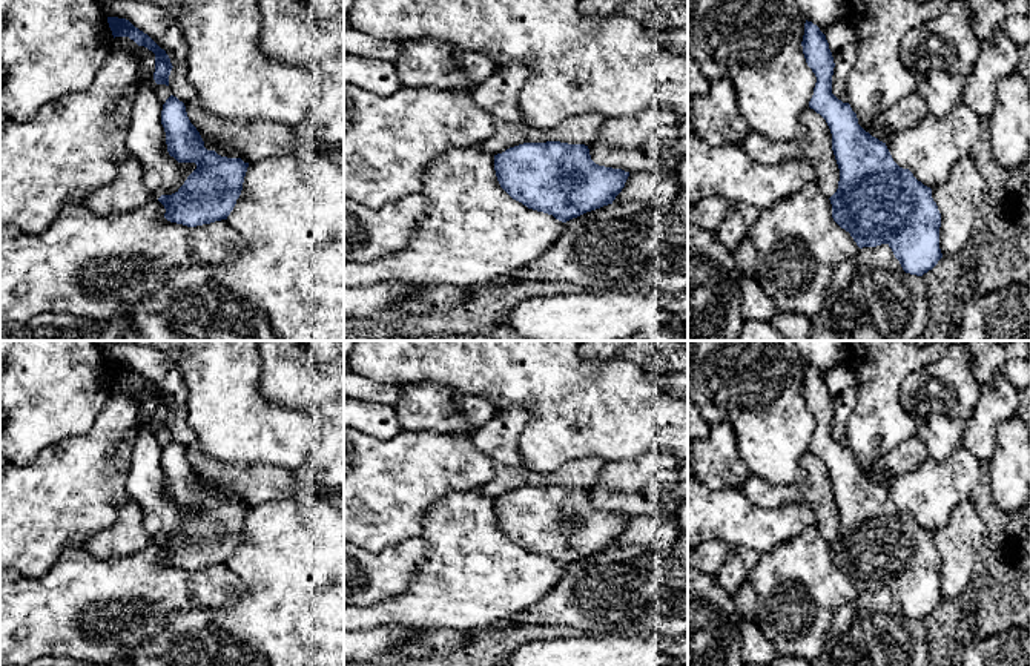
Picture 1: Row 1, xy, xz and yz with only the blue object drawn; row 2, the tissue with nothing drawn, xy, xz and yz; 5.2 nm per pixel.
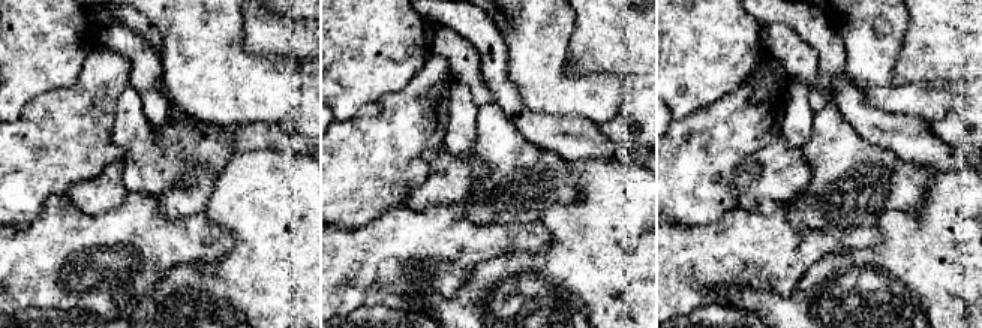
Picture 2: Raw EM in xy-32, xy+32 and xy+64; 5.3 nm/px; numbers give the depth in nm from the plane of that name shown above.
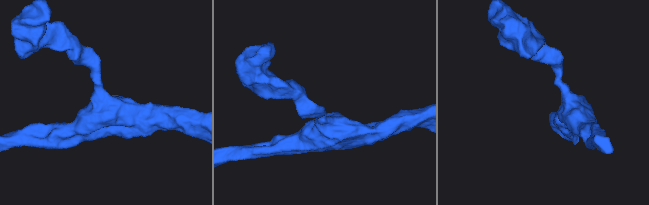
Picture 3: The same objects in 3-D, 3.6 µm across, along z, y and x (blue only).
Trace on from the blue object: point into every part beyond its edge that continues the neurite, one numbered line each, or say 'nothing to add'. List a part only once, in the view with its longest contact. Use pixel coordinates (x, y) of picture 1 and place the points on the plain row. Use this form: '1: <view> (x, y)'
nothing to add

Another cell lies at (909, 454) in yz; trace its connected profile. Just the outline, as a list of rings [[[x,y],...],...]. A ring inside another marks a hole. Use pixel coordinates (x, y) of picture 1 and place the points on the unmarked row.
[[[915,434],[910,439],[901,442],[895,450],[880,457],[873,463],[876,473],[886,473],[887,476],[898,476],[918,468],[927,459],[924,442]]]

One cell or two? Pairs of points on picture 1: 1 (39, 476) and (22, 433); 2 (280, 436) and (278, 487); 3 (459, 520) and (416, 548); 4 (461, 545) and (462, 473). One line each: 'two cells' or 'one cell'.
1: two cells
2: two cells
3: two cells
4: two cells

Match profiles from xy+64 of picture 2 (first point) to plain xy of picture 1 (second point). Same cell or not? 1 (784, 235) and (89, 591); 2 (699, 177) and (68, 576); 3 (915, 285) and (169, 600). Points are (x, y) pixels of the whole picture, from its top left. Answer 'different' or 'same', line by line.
1: same
2: different
3: different

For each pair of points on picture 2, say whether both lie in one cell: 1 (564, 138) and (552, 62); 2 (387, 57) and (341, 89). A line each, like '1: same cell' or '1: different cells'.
1: different cells
2: same cell

